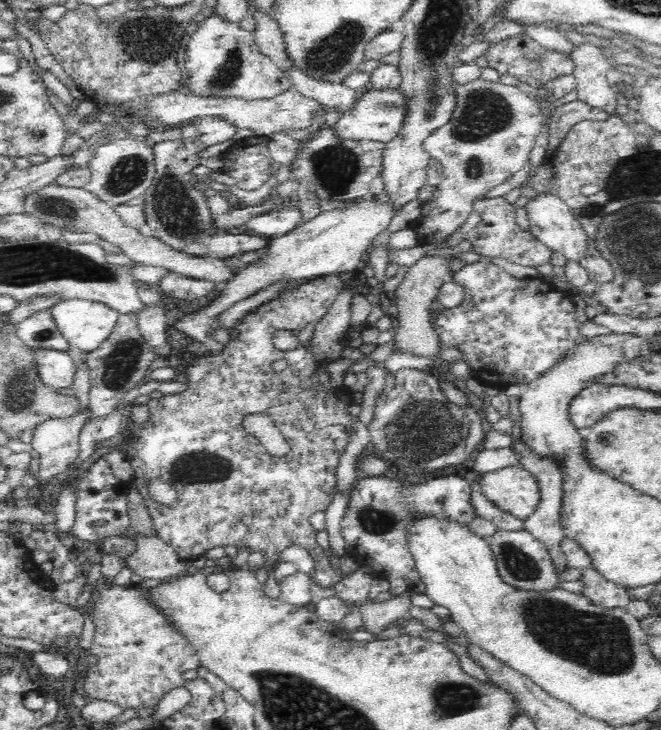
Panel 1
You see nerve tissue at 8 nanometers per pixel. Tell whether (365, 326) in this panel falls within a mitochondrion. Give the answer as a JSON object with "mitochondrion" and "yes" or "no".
{"mitochondrion":"no"}

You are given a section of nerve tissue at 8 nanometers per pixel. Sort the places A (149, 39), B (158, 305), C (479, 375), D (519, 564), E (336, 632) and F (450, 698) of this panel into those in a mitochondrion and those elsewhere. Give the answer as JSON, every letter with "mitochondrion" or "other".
{"A":"mitochondrion","B":"other","C":"other","D":"mitochondrion","E":"other","F":"mitochondrion"}

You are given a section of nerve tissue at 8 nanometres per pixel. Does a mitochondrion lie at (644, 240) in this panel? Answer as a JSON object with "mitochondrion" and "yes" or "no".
{"mitochondrion":"yes"}

